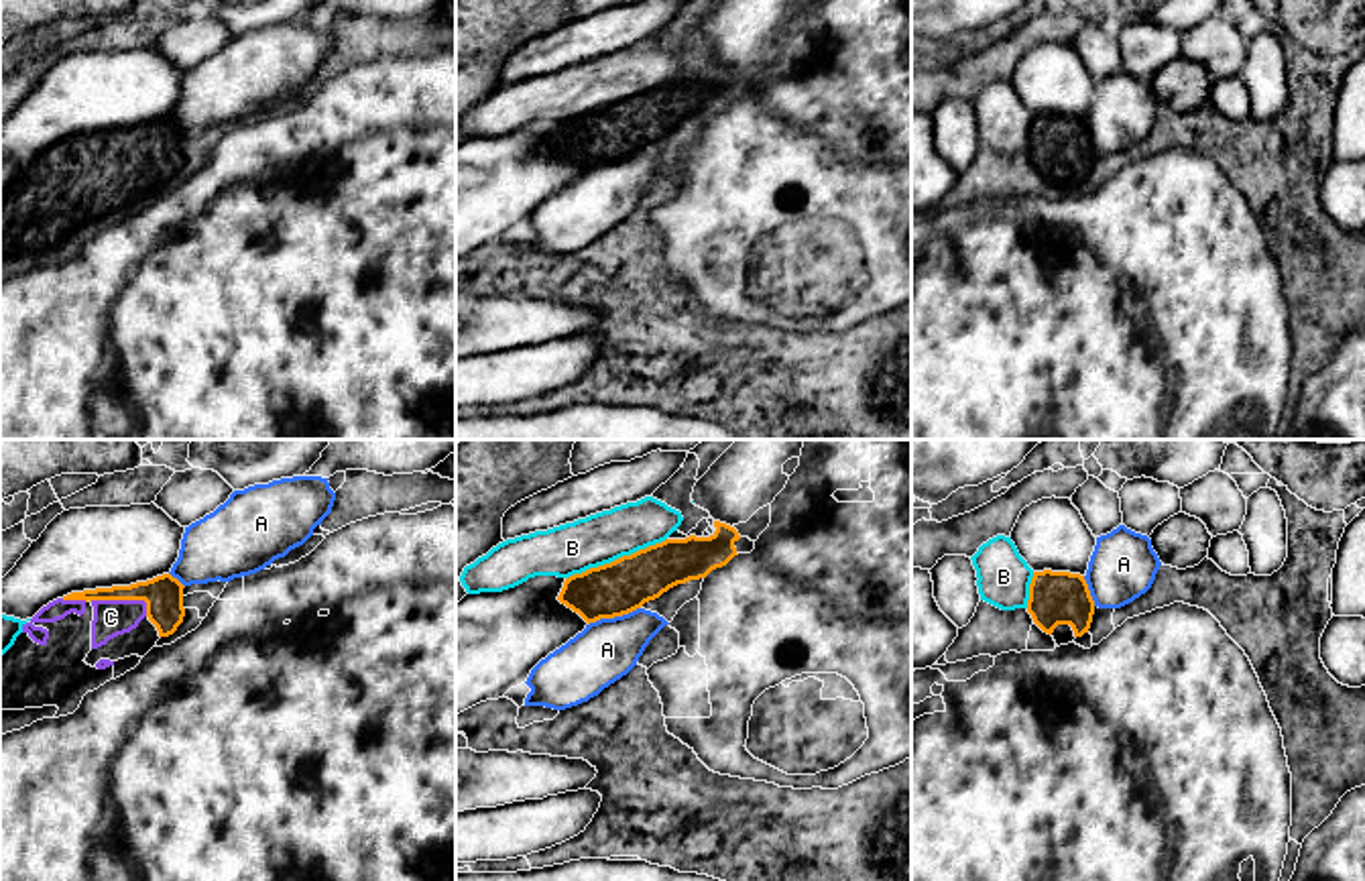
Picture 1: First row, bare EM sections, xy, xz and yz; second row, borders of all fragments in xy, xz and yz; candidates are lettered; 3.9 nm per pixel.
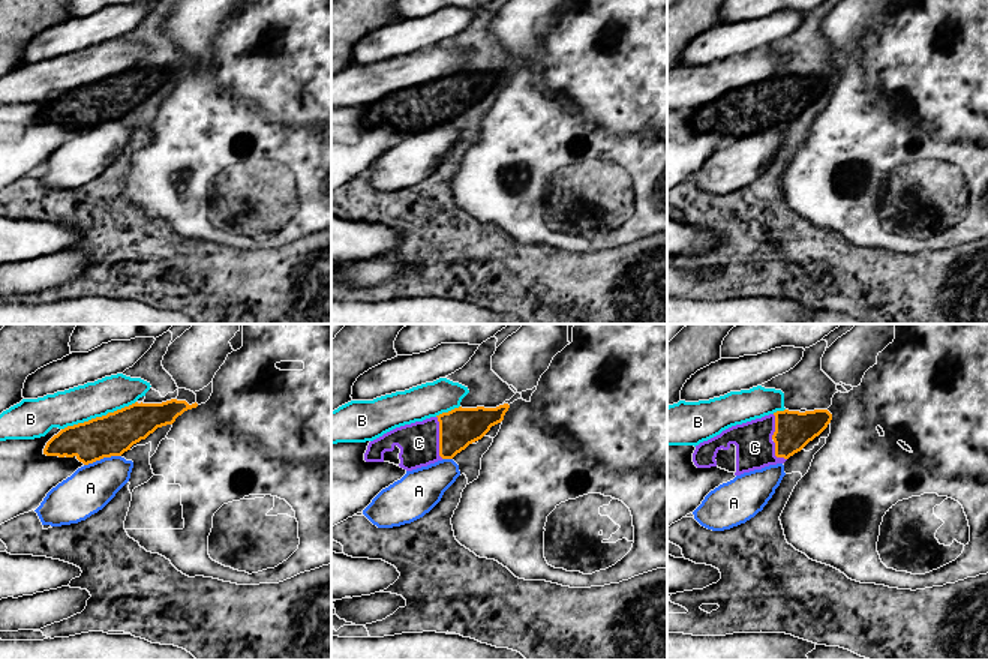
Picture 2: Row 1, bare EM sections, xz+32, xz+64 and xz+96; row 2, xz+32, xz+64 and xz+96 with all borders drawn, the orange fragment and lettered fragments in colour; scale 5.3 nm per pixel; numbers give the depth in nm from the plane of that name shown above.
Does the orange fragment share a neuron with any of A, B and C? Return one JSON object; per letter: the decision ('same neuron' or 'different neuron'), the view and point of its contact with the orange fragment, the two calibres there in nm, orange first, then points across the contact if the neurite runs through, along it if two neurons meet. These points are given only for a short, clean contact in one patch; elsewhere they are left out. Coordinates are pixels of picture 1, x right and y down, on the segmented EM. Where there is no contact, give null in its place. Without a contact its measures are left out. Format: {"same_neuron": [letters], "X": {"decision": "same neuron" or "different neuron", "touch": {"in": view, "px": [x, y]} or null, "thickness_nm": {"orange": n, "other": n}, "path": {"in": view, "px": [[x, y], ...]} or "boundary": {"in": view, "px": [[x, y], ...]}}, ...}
{"same_neuron": ["C"], "A": {"decision": "different neuron", "touch": {"in": "xz", "px": [613, 617]}, "thickness_nm": {"orange": 220, "other": 240}}, "B": {"decision": "different neuron", "touch": {"in": "xz", "px": [615, 560]}, "thickness_nm": {"orange": 220, "other": 200}}, "C": {"decision": "same neuron", "touch": {"in": "xy", "px": [125, 599]}, "thickness_nm": {"orange": 160, "other": 140}}}

